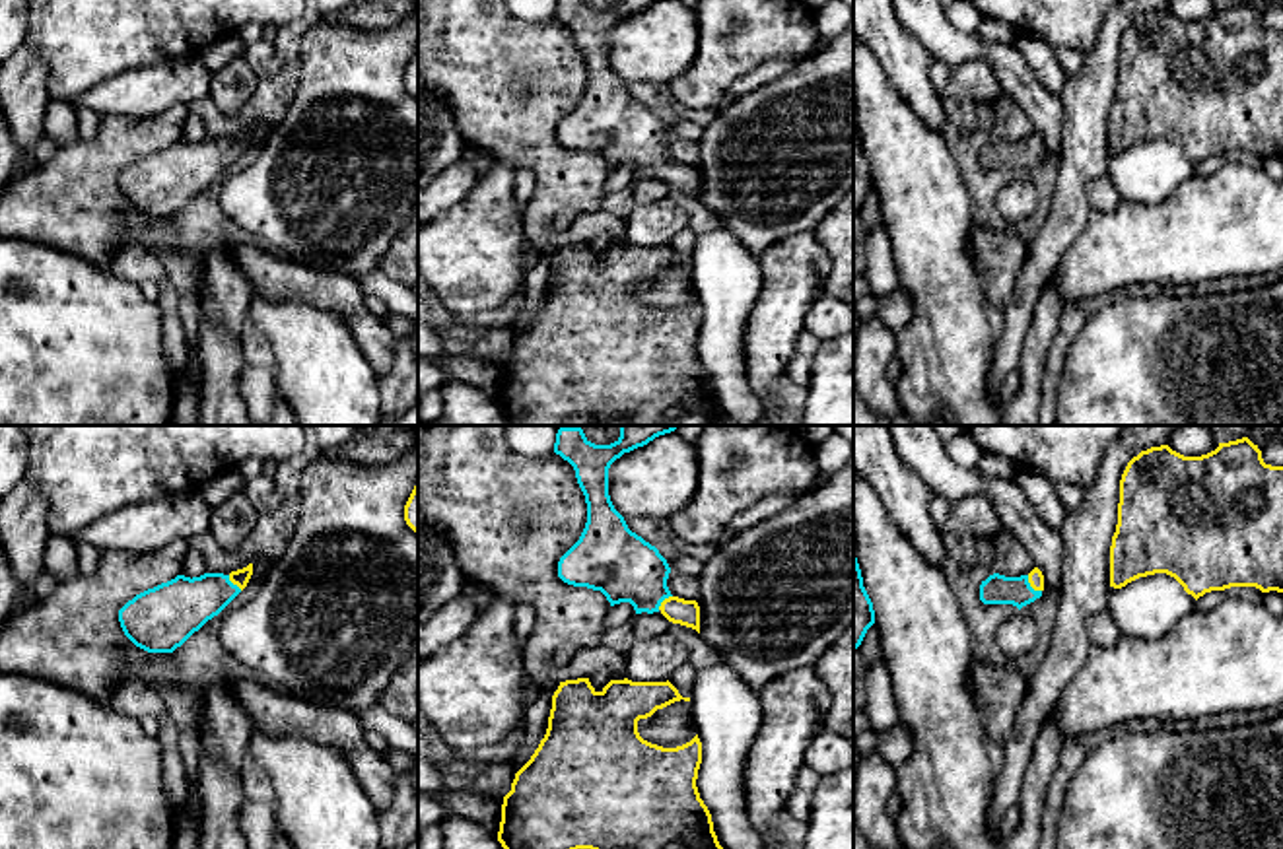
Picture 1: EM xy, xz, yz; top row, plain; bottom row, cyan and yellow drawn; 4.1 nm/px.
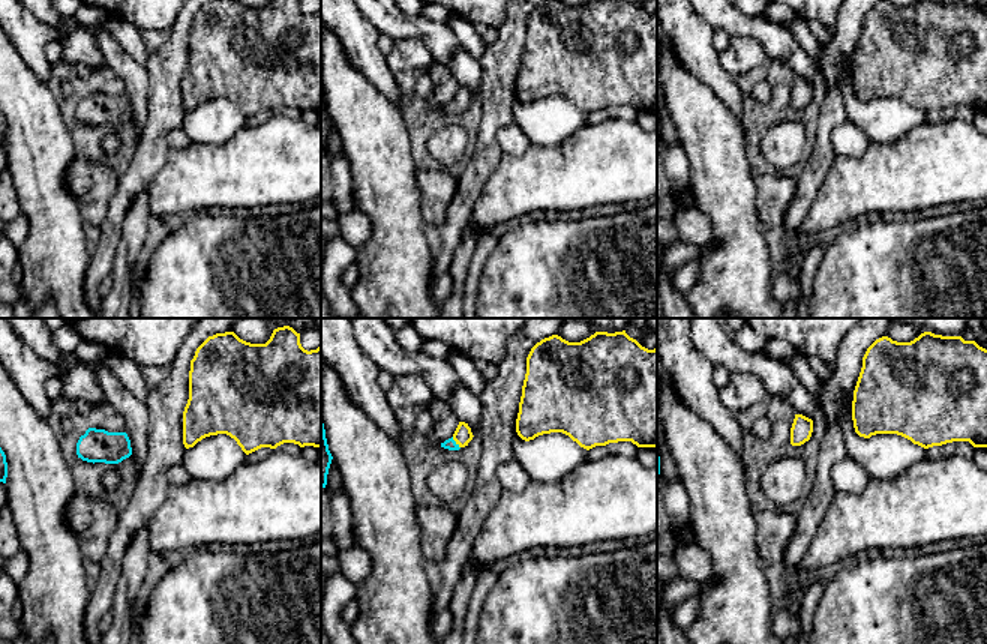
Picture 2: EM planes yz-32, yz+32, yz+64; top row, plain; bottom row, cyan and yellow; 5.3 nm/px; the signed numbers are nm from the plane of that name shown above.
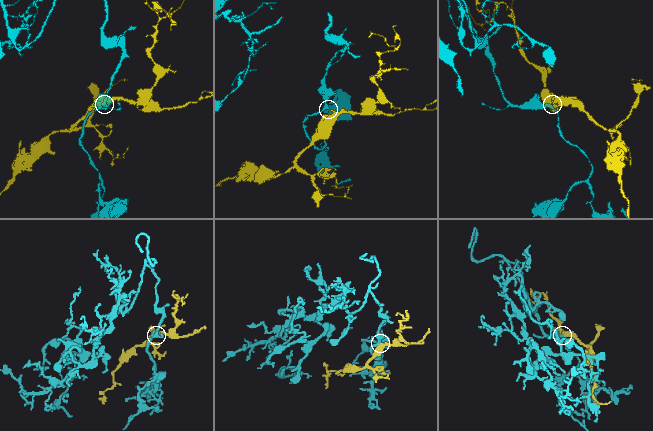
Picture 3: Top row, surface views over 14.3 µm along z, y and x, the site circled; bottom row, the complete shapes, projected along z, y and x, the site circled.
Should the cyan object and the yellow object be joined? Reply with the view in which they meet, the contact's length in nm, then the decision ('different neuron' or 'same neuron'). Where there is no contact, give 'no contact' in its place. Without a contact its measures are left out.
yz | 90 nm | same neuron

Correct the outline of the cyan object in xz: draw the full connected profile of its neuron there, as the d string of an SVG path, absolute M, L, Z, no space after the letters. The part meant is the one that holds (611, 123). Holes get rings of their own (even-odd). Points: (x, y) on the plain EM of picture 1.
M556 0L554 17L573 31L587 68L585 93L560 122L558 142L573 152L601 155L610 171L630 167L636 179L661 177L669 187L700 198L698 167L671 159L667 124L628 93L608 60L610 29L655 2L620 0L610 10L595 10L585 0Z

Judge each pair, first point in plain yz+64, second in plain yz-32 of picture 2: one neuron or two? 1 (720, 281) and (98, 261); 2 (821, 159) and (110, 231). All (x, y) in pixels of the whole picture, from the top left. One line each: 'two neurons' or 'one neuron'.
1: two neurons
2: one neuron

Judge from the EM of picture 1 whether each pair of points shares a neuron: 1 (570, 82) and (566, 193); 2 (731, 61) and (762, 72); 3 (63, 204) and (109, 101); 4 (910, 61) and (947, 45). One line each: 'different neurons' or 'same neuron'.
1: same neuron
2: different neurons
3: different neurons
4: different neurons

